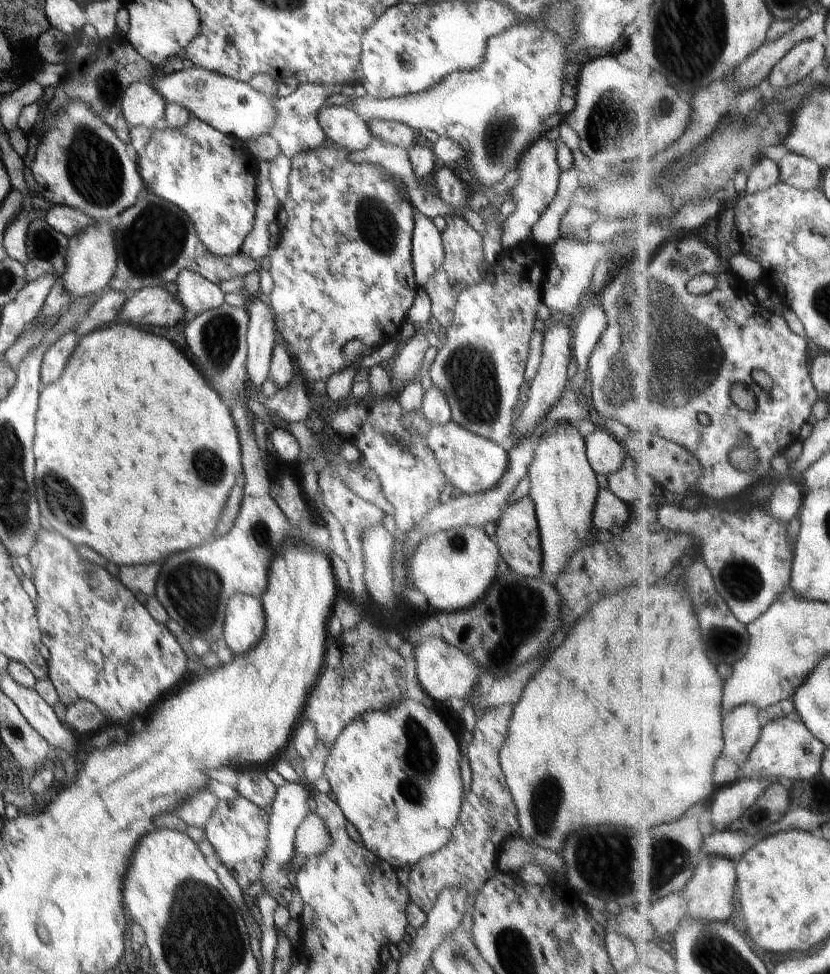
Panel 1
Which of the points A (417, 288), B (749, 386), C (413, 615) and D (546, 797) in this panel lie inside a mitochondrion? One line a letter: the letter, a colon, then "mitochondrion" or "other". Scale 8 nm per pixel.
A: other
B: other
C: other
D: mitochondrion

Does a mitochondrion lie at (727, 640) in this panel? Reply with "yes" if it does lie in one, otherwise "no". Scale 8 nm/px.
yes

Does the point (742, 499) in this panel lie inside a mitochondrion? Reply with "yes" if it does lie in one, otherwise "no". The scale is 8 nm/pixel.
no

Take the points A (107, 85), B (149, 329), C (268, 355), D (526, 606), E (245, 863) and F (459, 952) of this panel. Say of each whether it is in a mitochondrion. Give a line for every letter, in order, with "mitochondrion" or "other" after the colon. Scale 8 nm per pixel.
A: mitochondrion
B: other
C: other
D: mitochondrion
E: other
F: mitochondrion

